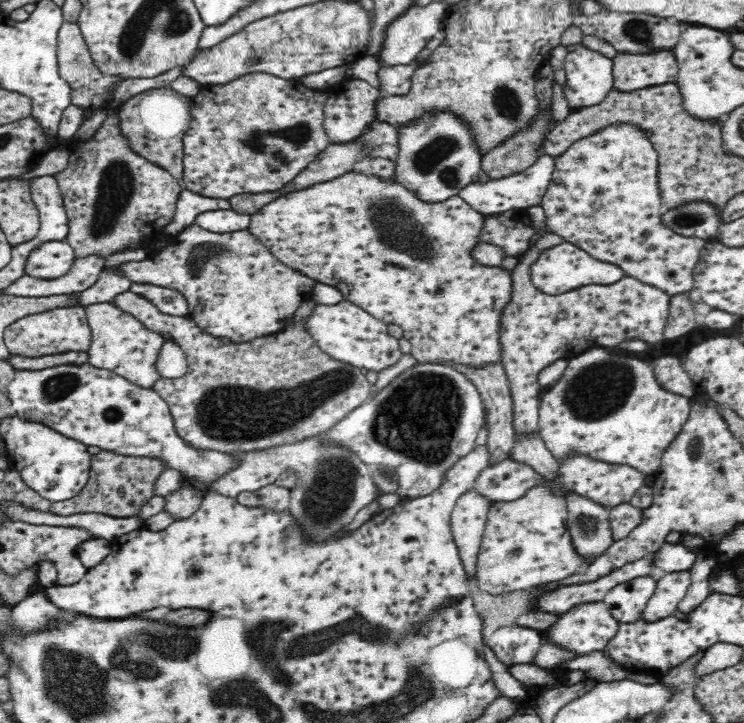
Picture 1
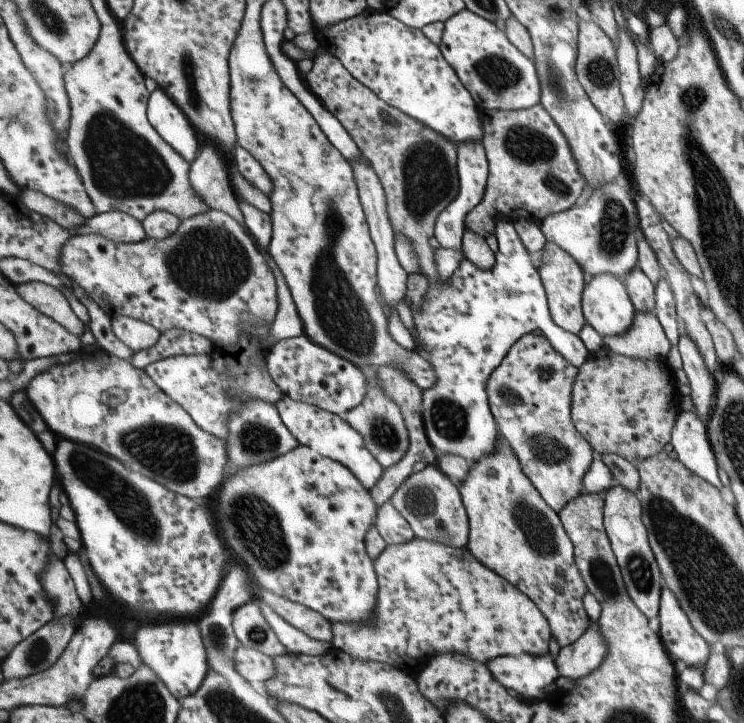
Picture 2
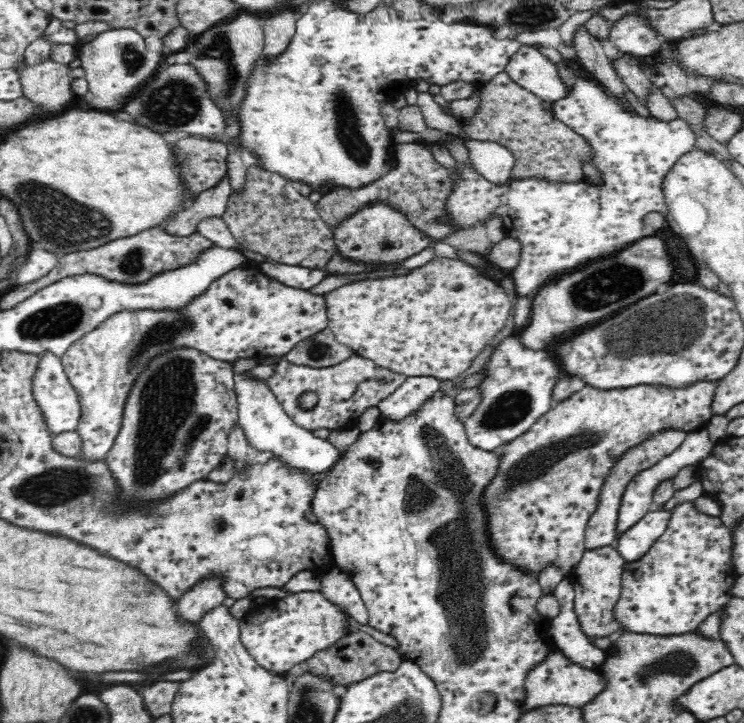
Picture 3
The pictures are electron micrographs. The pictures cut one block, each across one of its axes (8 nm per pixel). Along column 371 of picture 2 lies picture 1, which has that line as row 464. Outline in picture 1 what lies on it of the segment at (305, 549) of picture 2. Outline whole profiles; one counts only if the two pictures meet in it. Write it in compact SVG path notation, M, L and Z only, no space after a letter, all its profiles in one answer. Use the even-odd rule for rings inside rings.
M572 449L571 452L564 453L558 458L558 468L554 470L551 477L542 476L536 468L532 468L525 461L503 458L479 472L472 490L493 503L521 499L534 487L542 486L546 487L546 491L550 491L550 495L564 499L564 501L570 496L578 495L579 498L590 499L593 503L610 508L628 503L634 496L634 492L645 484L645 479L646 476L631 466L610 464L605 460L590 456L589 453Z

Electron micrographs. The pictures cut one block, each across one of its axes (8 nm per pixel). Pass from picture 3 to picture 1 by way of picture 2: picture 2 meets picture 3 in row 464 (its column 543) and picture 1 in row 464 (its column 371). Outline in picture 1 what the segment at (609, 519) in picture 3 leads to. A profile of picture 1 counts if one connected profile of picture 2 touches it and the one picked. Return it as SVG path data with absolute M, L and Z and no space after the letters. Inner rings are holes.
M594 347L569 359L561 380L543 389L538 431L557 459L572 449L578 449L610 464L631 466L648 477L658 470L666 447L686 423L688 412L690 399L663 390L655 380L651 363L613 348Z

